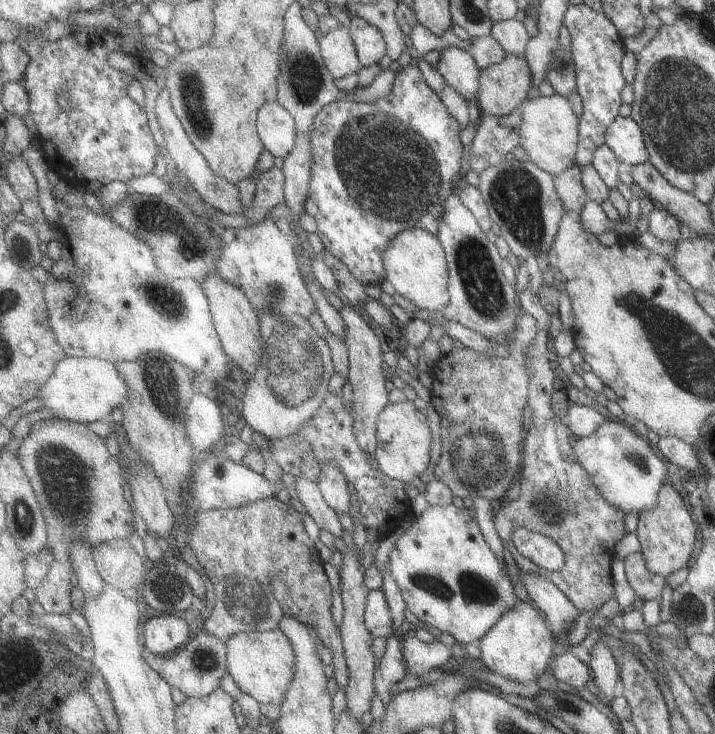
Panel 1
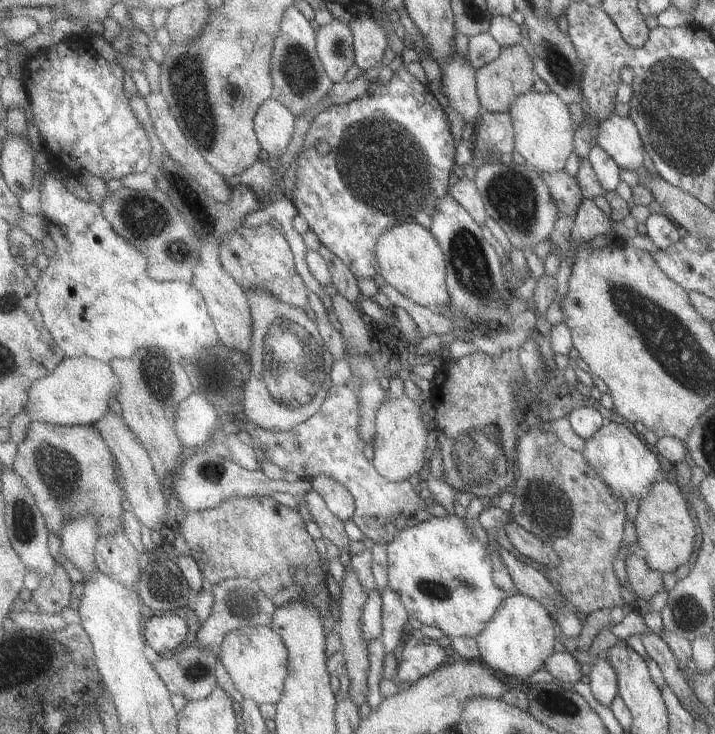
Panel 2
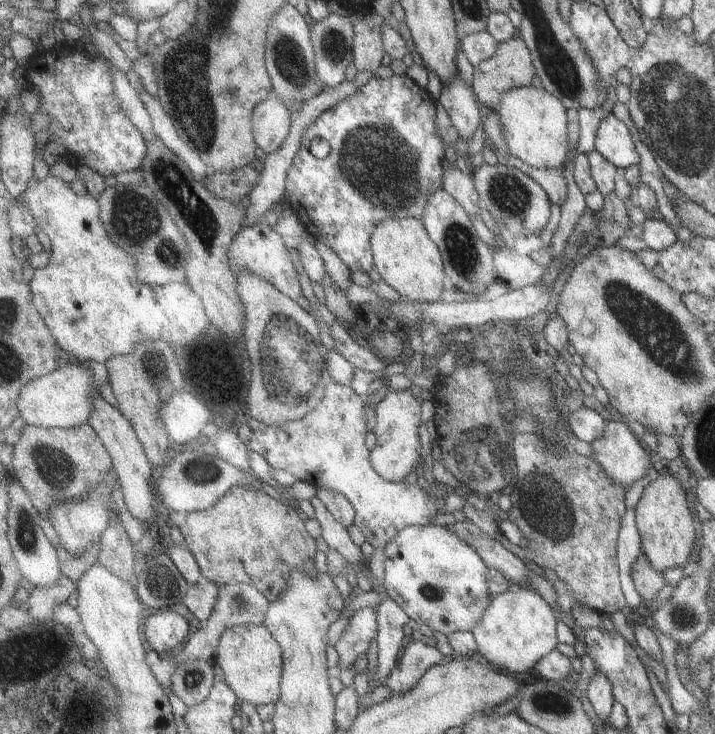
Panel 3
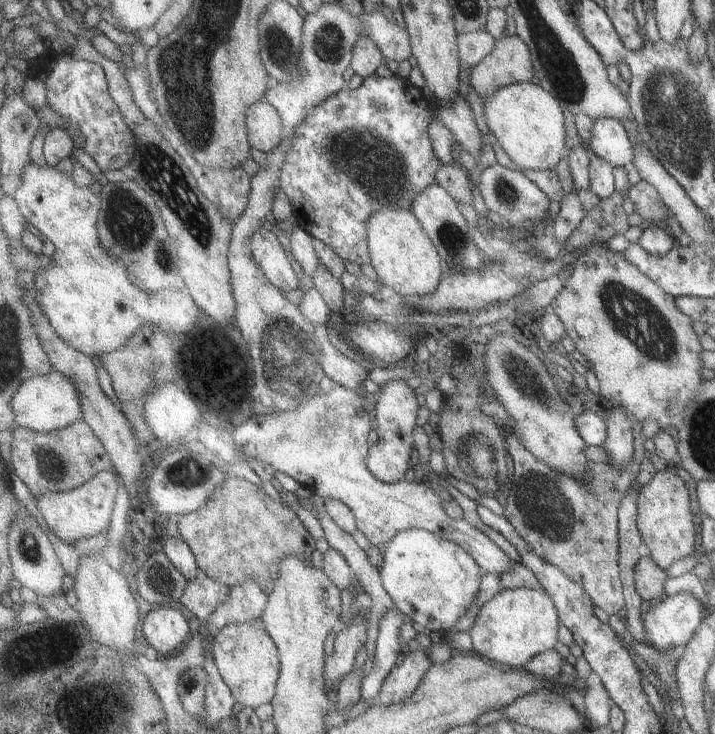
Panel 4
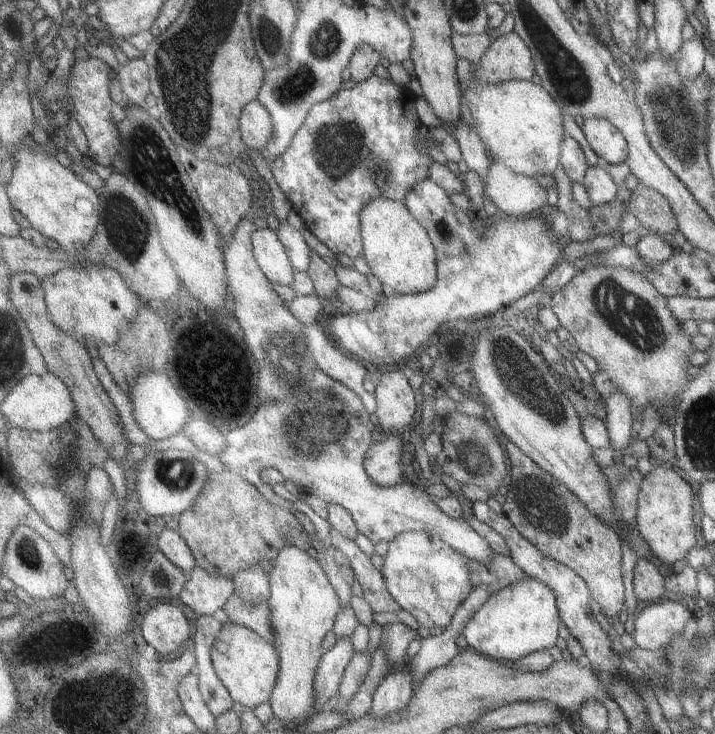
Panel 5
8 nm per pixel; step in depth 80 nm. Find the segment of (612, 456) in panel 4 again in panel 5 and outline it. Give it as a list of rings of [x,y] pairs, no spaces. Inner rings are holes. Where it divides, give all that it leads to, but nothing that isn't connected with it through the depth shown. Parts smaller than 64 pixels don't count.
[[[613,390],[604,399],[605,422],[609,448],[623,450],[631,441],[631,406],[621,390]]]

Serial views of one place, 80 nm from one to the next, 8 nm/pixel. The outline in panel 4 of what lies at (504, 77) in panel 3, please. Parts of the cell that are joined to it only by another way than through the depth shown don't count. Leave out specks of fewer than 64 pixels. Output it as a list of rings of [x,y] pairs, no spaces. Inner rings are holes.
[[[501,36],[493,42],[493,52],[472,68],[470,84],[480,97],[493,96],[501,86],[530,82],[535,76],[531,52],[516,36]]]

